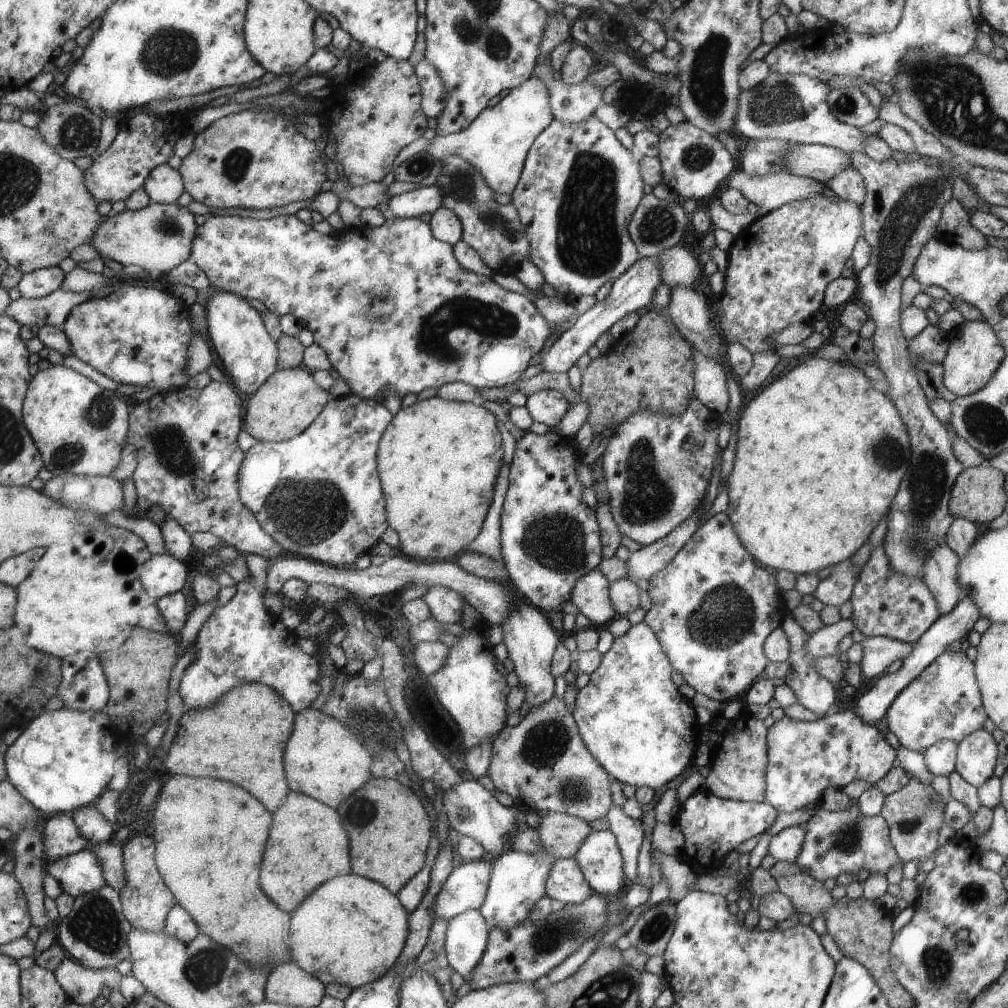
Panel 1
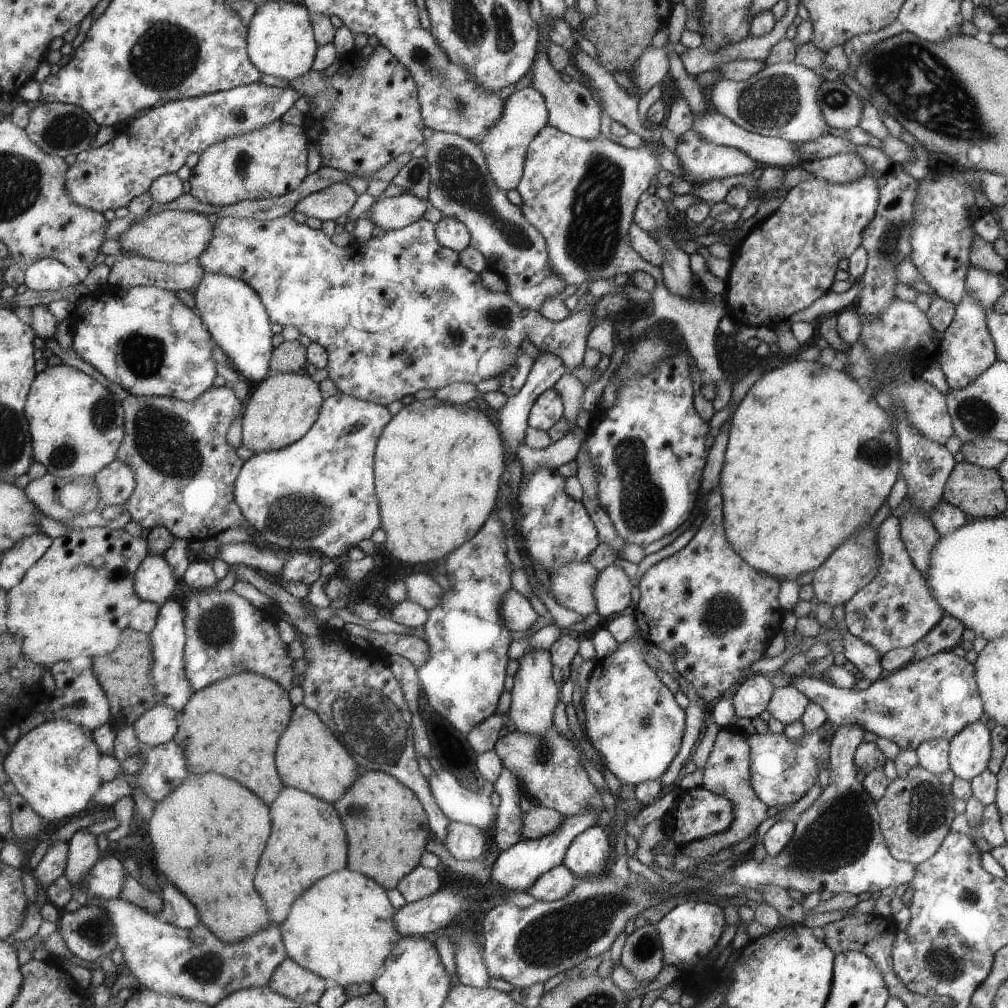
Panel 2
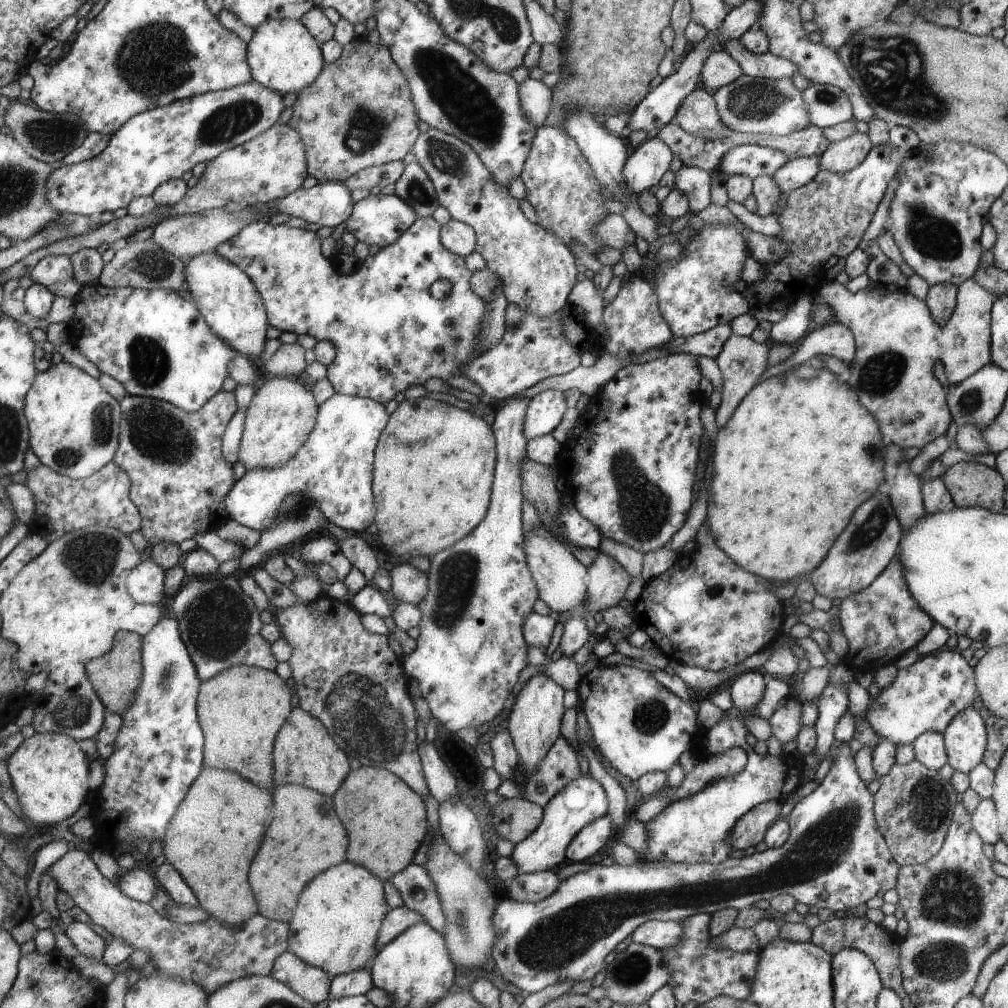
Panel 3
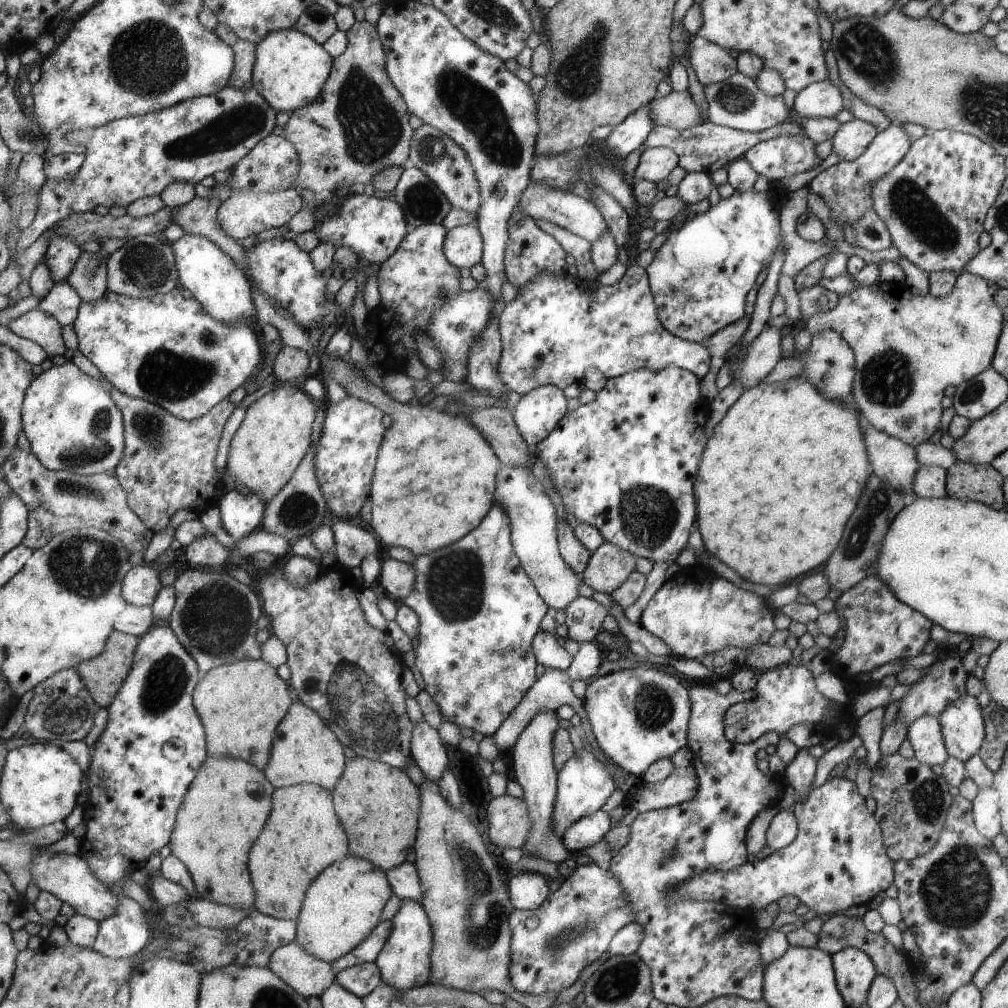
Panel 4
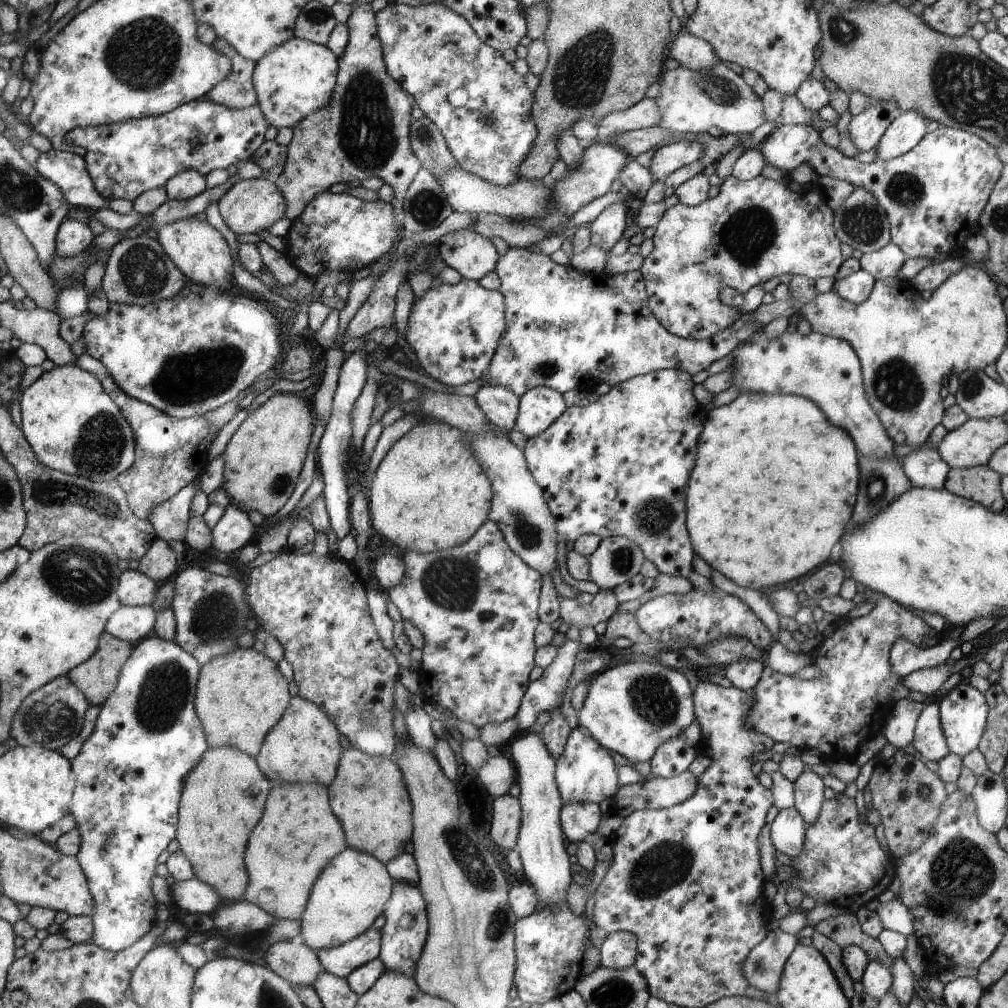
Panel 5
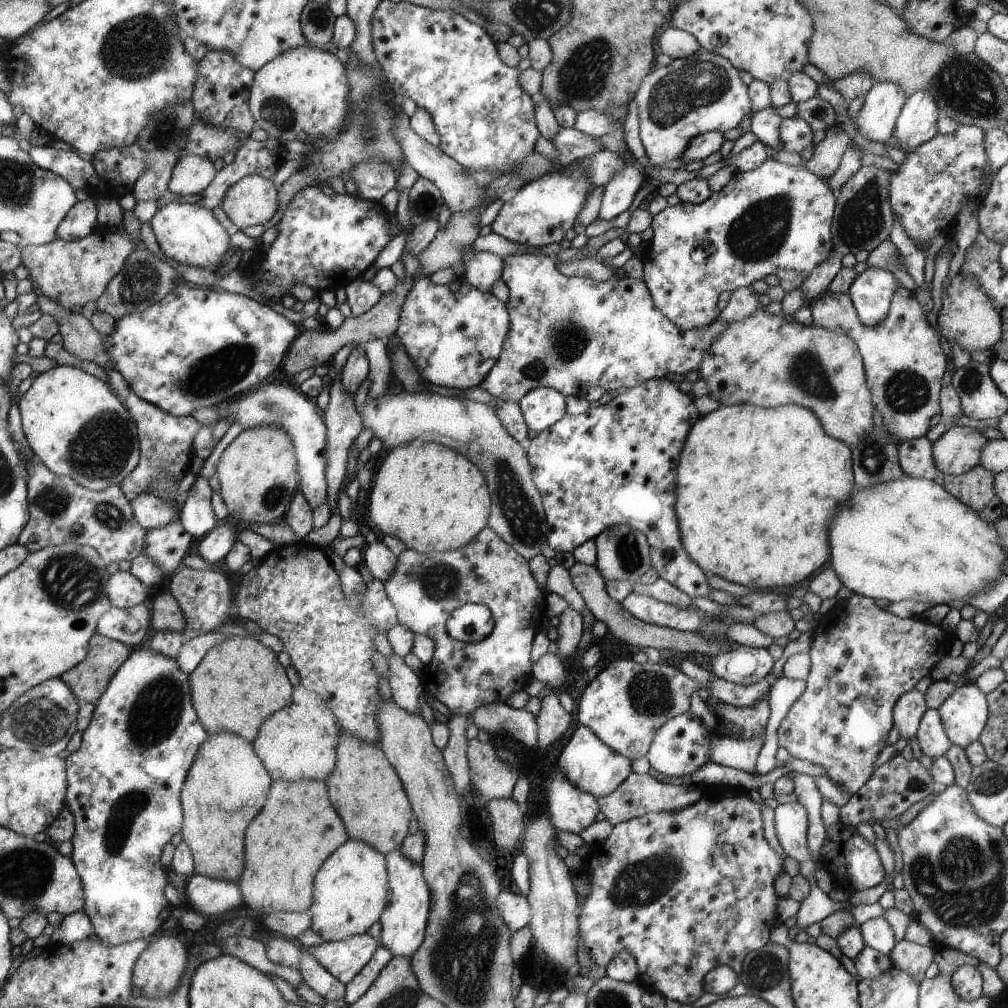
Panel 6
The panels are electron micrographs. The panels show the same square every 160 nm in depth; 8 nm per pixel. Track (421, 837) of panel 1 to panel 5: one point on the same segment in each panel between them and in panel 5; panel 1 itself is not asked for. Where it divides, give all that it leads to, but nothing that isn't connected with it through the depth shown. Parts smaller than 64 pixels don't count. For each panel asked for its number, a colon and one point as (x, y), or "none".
2: (386, 821)
3: (386, 819)
4: (383, 832)
5: (372, 803)

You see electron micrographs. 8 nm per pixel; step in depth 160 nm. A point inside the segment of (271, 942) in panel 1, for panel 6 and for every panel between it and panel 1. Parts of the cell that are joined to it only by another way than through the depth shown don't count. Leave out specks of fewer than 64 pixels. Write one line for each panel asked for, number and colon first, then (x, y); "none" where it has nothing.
2: (209, 834)
3: (224, 817)
4: (224, 812)
5: (224, 799)
6: (228, 785)

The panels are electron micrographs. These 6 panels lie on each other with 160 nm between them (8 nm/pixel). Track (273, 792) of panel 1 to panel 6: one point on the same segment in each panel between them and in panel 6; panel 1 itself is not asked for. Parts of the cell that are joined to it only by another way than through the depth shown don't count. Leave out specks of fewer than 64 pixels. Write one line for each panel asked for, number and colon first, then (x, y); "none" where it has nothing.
2: (237, 723)
3: (241, 711)
4: (241, 704)
5: (241, 695)
6: (240, 683)

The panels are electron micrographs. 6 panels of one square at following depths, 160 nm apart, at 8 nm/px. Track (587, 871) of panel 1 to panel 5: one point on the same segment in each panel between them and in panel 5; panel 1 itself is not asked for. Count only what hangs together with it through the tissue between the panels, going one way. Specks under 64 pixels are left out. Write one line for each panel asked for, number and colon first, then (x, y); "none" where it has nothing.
2: (587, 855)
3: (593, 836)
4: (585, 831)
5: (580, 821)

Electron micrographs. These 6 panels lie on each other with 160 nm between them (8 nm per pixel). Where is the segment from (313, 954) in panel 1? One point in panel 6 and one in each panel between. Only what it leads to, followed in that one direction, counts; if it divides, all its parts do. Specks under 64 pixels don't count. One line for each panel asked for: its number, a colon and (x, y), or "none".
2: (343, 929)
3: (337, 919)
4: (343, 906)
5: (352, 892)
6: (349, 893)

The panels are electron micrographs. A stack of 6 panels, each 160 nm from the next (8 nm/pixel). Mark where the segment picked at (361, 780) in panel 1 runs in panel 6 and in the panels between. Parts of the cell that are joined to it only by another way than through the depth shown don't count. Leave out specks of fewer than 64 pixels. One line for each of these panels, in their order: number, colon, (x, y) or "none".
2: (310, 758)
3: (305, 750)
4: (306, 750)
5: (304, 746)
6: (300, 741)

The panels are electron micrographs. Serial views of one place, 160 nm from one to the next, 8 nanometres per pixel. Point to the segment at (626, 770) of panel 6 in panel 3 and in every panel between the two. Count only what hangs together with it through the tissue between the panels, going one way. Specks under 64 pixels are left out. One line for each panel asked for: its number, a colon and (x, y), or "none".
3: (582, 800)
4: (584, 783)
5: (585, 773)

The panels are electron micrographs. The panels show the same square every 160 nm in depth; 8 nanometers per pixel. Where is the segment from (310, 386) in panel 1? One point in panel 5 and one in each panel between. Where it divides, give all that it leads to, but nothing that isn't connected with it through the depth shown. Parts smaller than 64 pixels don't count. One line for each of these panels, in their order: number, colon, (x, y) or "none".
2: (282, 409)
3: (283, 414)
4: (268, 449)
5: (264, 457)

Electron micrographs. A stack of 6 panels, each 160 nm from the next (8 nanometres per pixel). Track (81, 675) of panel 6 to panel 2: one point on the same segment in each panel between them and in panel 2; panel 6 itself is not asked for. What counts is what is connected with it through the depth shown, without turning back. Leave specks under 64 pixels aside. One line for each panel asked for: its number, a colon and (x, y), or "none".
2: (126, 675)
3: (116, 676)
4: (104, 675)
5: (98, 677)

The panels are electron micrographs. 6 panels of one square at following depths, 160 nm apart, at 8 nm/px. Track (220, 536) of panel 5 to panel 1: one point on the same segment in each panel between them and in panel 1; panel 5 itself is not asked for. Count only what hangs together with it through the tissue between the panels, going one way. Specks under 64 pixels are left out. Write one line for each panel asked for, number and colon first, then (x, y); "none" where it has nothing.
1: (318, 495)
2: (317, 493)
3: (334, 467)
4: (241, 513)

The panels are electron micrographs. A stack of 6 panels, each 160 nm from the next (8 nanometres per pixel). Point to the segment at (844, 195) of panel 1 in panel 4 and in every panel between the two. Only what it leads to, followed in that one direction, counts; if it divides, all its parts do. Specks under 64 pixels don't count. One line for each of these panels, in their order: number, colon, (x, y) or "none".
2: (844, 167)
3: (841, 155)
4: (851, 138)

